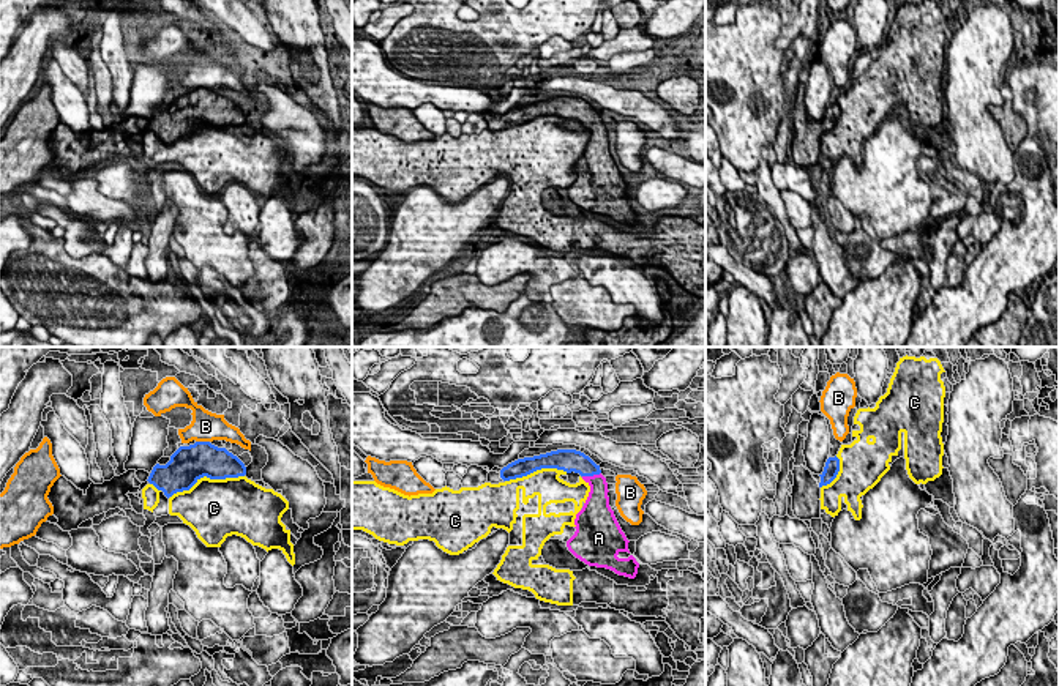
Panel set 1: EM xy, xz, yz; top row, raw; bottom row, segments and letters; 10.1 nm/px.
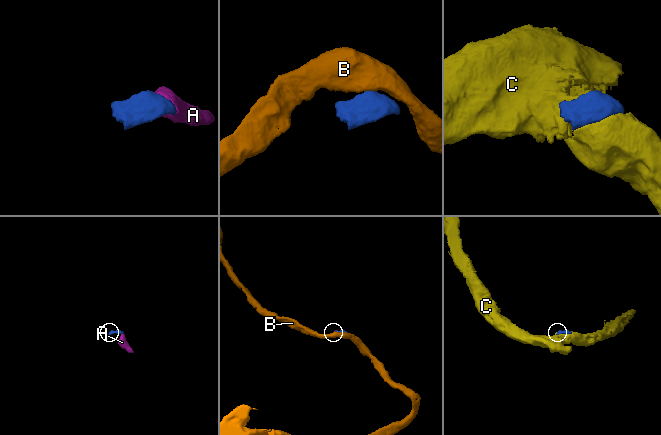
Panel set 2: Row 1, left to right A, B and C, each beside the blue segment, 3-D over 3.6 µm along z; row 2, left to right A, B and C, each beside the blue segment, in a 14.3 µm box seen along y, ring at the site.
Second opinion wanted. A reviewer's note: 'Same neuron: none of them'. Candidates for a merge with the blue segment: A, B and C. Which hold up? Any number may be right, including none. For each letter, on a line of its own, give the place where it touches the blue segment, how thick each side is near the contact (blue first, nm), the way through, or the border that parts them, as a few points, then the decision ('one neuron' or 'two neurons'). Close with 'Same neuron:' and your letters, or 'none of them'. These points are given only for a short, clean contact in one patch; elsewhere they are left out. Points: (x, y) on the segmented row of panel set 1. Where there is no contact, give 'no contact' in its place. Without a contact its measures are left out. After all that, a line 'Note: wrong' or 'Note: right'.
A: contact xz (591, 475); calibres 220 and 200 nm; way xz (575, 461), (591, 475), (597, 481), (597, 499); one neuron
B: contact xy (202, 442); calibres 360 and 320 nm; border xy (196, 440), (209, 442); two neurons
C: contact xy (207, 477); calibres 380 and 440 nm; two neurons
Same neuron: A
Note: wrong

